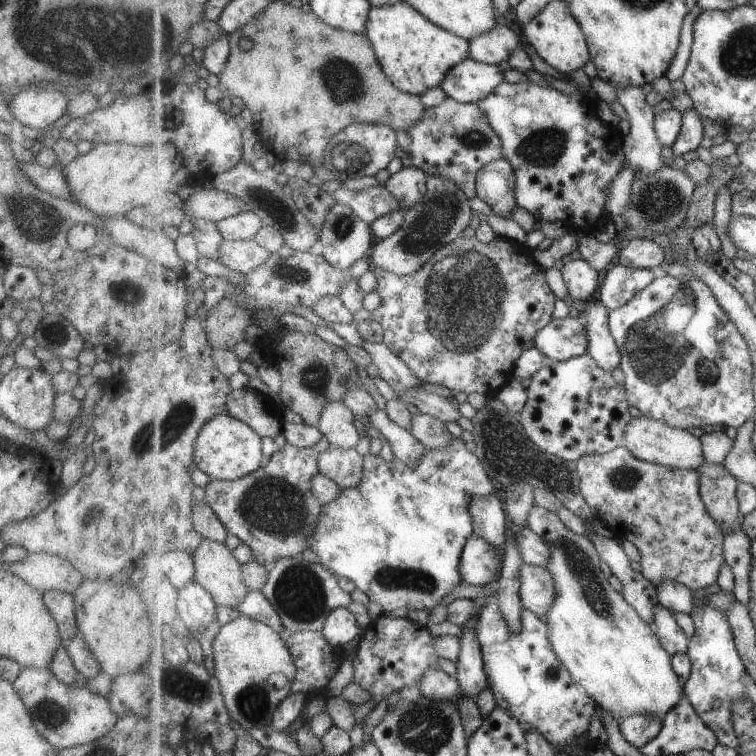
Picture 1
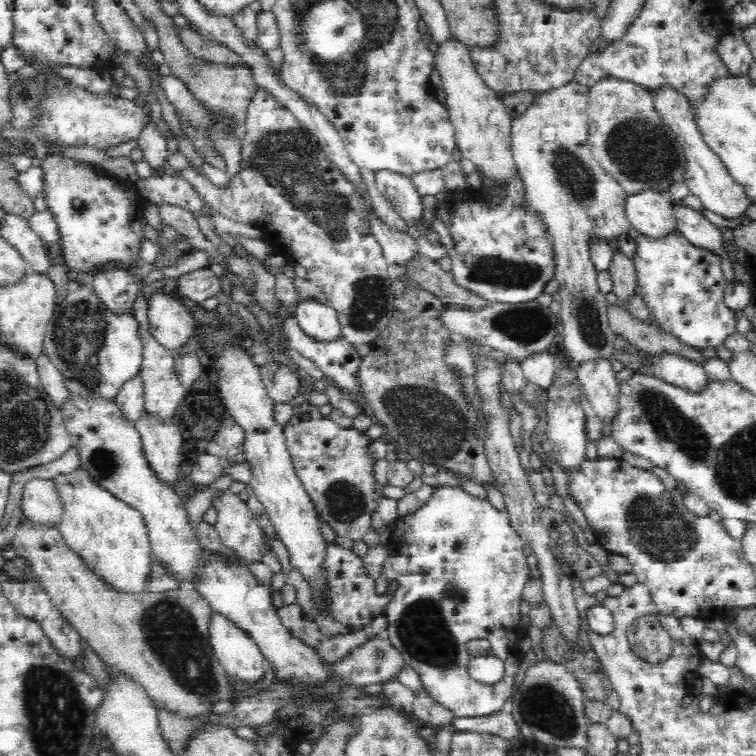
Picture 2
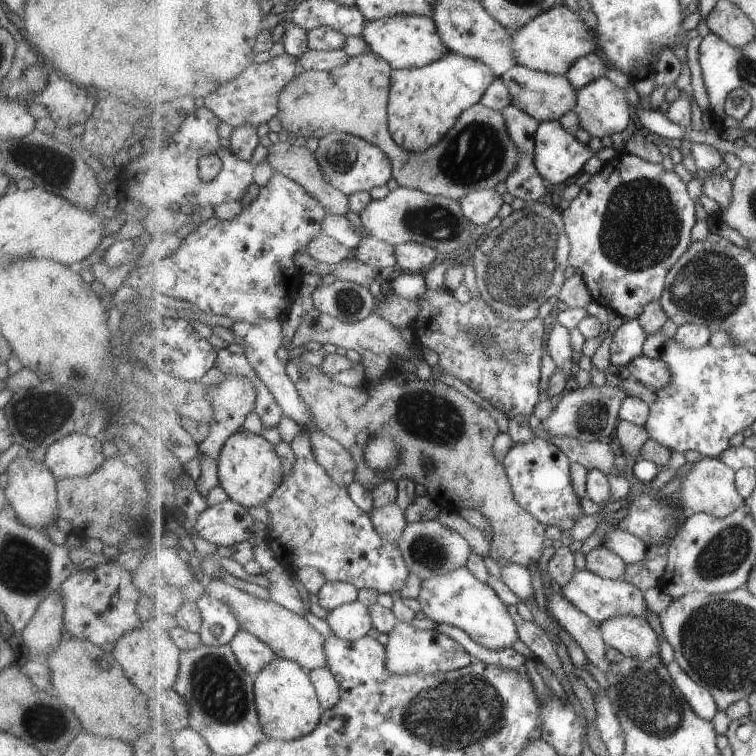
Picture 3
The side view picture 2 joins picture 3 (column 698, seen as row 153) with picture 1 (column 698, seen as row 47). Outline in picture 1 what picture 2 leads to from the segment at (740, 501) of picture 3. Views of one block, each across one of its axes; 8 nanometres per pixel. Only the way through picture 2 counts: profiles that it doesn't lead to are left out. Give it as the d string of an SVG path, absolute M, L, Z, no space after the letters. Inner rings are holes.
M646 415L632 418L628 423L623 446L640 460L673 469L698 470L706 462L700 438L693 436L687 429L669 425Z

